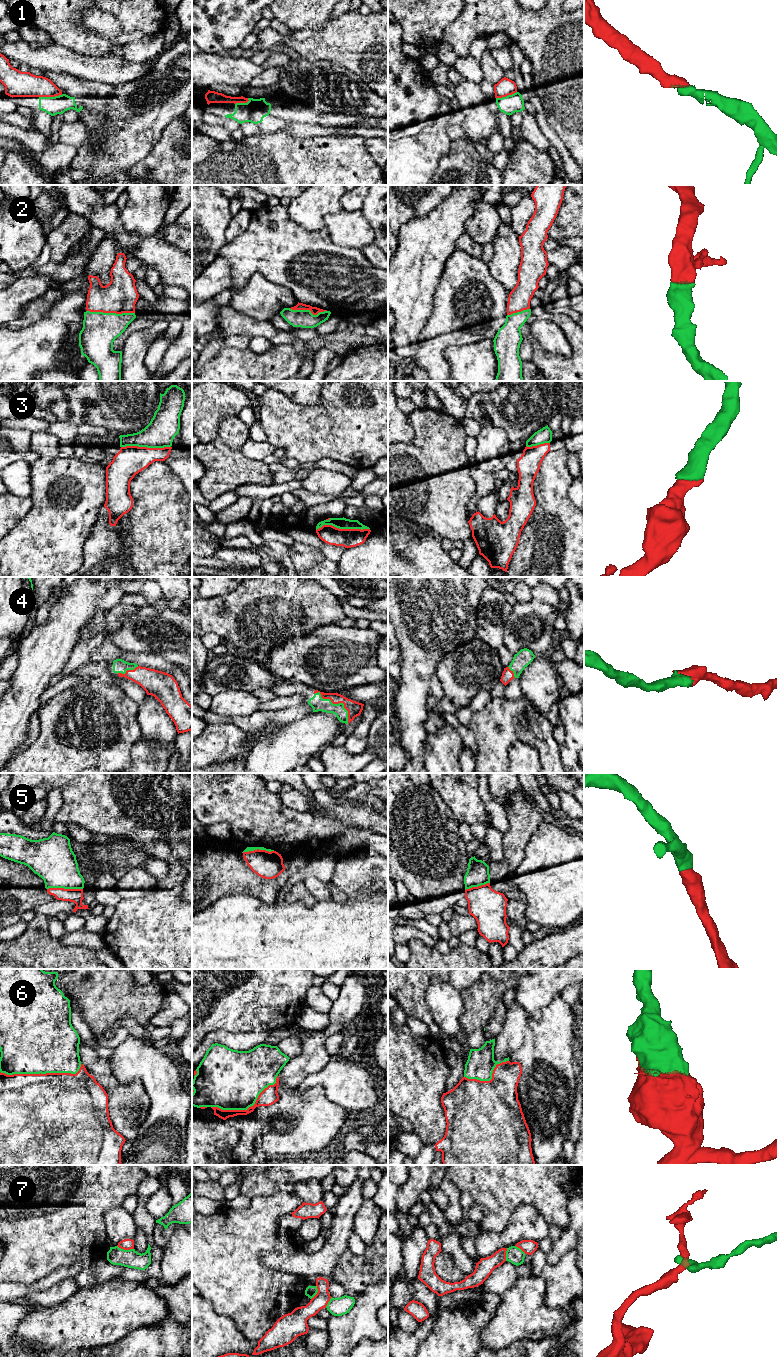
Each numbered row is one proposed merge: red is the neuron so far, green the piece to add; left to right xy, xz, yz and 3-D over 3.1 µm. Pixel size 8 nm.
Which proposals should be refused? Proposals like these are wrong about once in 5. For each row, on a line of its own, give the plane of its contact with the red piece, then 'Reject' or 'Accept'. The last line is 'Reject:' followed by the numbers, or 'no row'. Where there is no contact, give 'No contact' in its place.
1: Touches red in xy. Accept
2: Touches red in xy. Accept
3: Touches red in xz. Accept
4: Touches red in xz. Accept
5: Touches red in xy. Accept
6: Touches red in xy. Accept
7: Touches red in xy. Reject
Reject: 7

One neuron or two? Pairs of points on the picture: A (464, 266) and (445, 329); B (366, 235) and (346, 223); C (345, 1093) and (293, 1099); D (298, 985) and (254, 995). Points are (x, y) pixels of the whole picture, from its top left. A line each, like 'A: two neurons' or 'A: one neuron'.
A: one neuron
B: one neuron
C: two neurons
D: one neuron

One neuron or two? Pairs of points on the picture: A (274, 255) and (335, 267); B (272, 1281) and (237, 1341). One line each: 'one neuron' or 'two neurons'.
A: one neuron
B: two neurons

